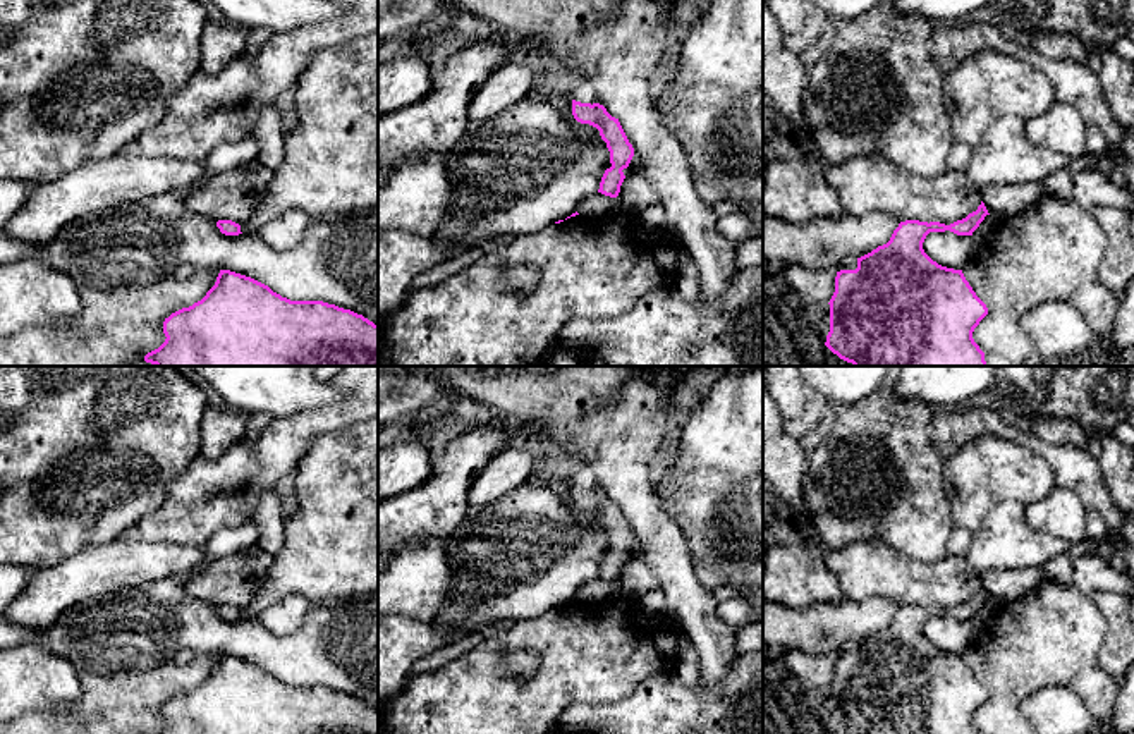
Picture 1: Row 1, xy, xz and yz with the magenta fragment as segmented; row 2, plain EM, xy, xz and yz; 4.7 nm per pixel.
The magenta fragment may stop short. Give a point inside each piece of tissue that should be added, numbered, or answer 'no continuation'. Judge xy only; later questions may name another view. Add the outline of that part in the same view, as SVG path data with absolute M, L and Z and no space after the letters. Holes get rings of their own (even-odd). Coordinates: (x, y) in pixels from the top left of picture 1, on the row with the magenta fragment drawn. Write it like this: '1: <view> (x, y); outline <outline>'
no continuation

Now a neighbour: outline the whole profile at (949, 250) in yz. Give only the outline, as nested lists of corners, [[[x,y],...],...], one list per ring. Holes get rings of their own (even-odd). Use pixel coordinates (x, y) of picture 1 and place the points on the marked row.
[[[950,230],[930,232],[923,249],[933,261],[954,270],[962,270],[976,253],[971,235],[957,235]]]

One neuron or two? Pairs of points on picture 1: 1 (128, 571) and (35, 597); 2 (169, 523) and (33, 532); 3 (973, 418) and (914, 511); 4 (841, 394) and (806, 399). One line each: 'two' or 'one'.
1: one
2: two
3: two
4: two

